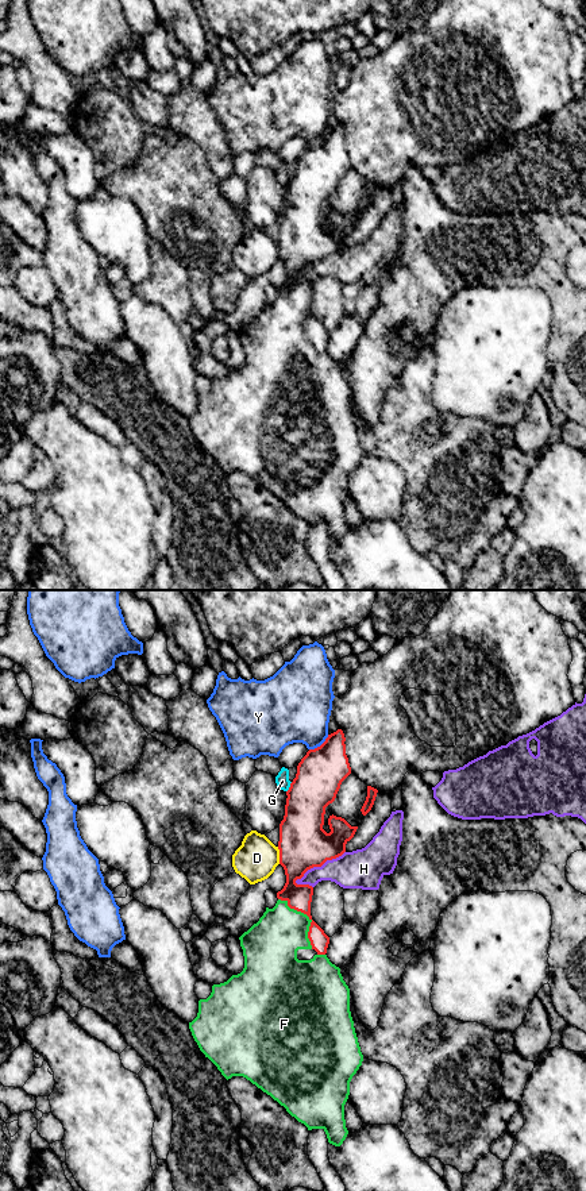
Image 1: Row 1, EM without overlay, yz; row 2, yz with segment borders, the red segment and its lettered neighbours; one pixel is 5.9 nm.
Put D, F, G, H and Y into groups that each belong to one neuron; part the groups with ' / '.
D / F / G / H / Y

